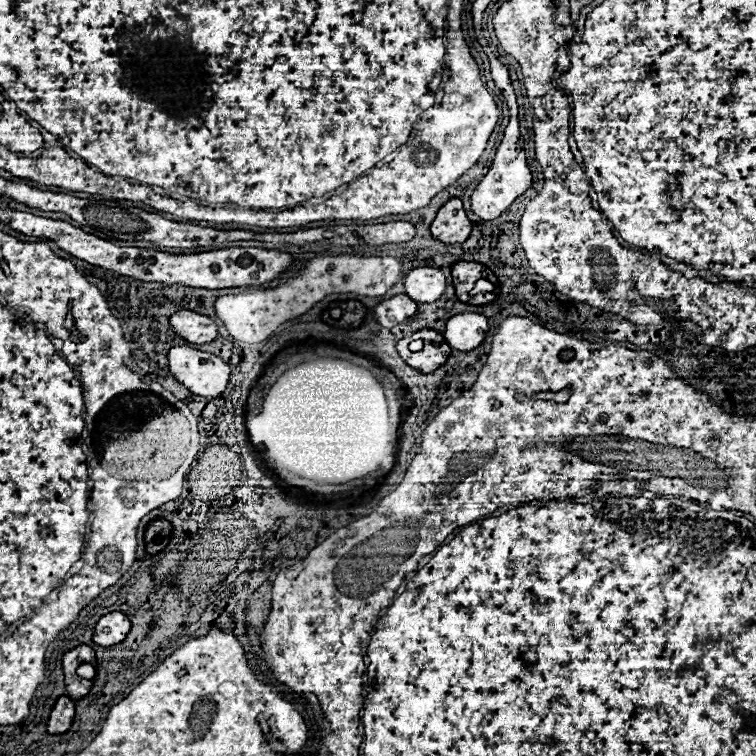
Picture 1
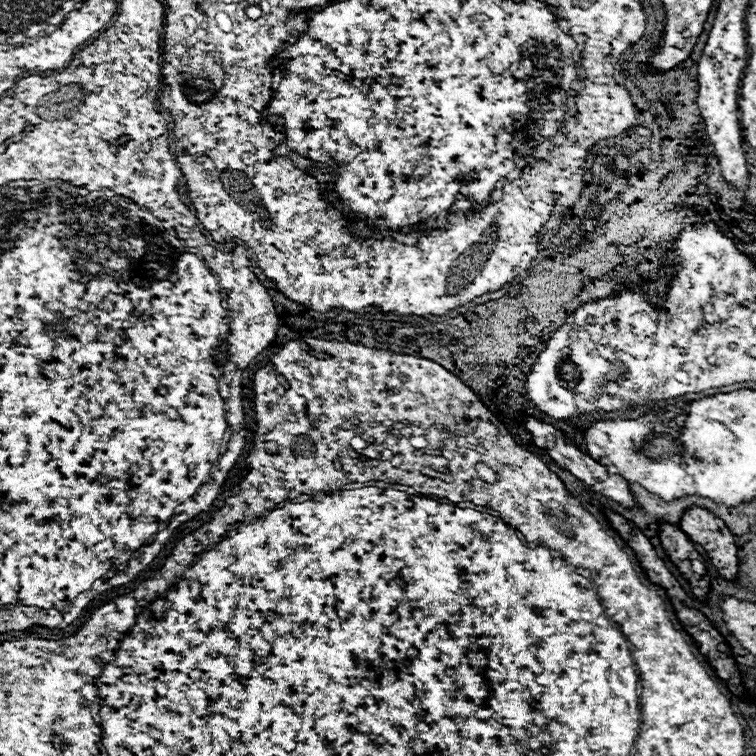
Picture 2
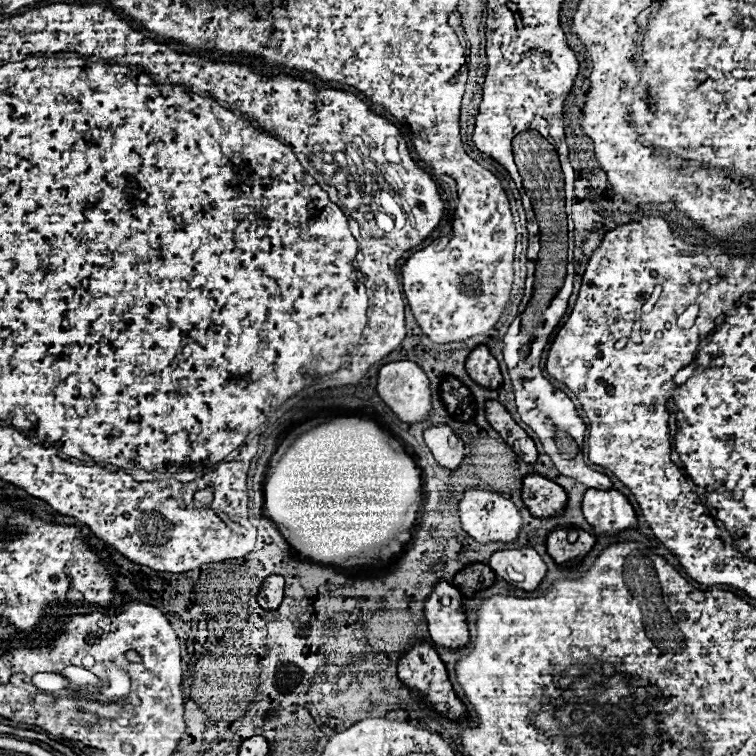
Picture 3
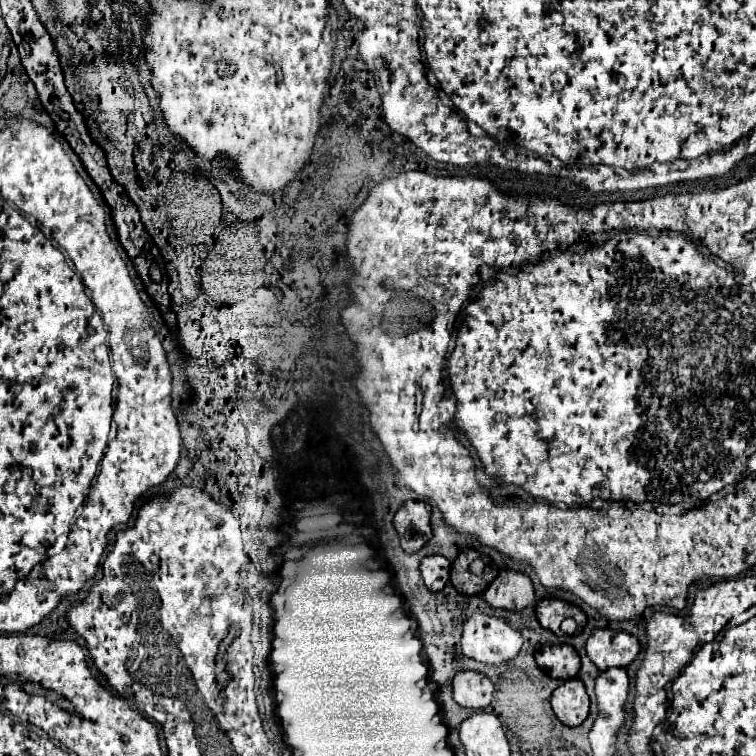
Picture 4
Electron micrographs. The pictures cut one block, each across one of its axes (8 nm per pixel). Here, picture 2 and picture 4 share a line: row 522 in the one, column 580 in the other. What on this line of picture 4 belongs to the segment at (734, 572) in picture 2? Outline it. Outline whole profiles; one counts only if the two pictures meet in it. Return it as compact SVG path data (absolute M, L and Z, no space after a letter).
M566 680L552 694L554 714L570 728L580 726L590 714L590 700L582 680Z

